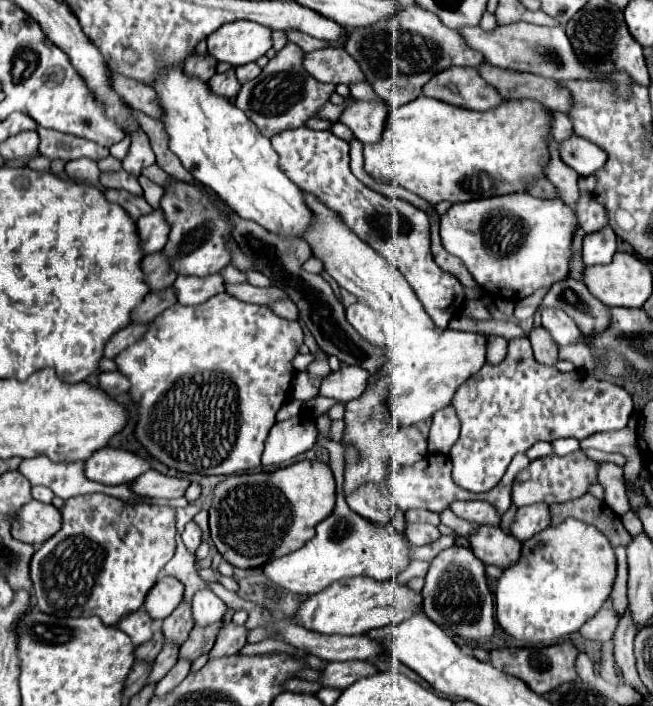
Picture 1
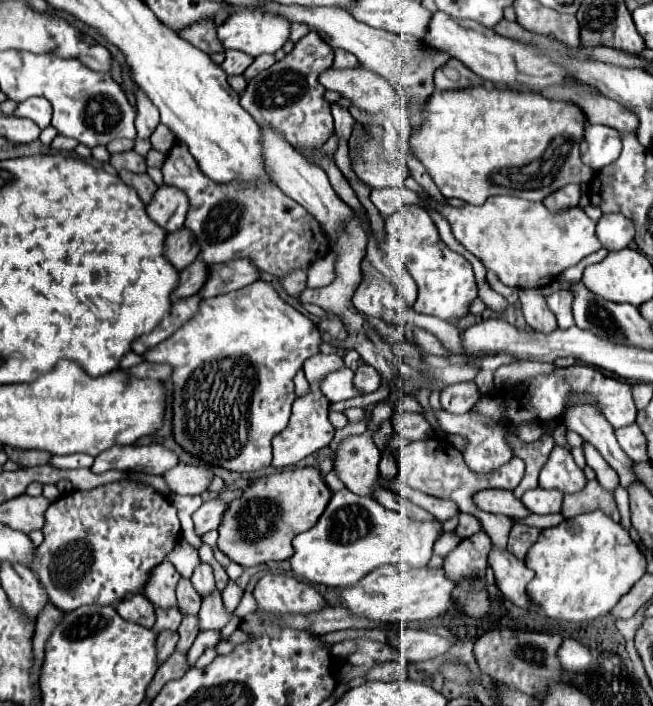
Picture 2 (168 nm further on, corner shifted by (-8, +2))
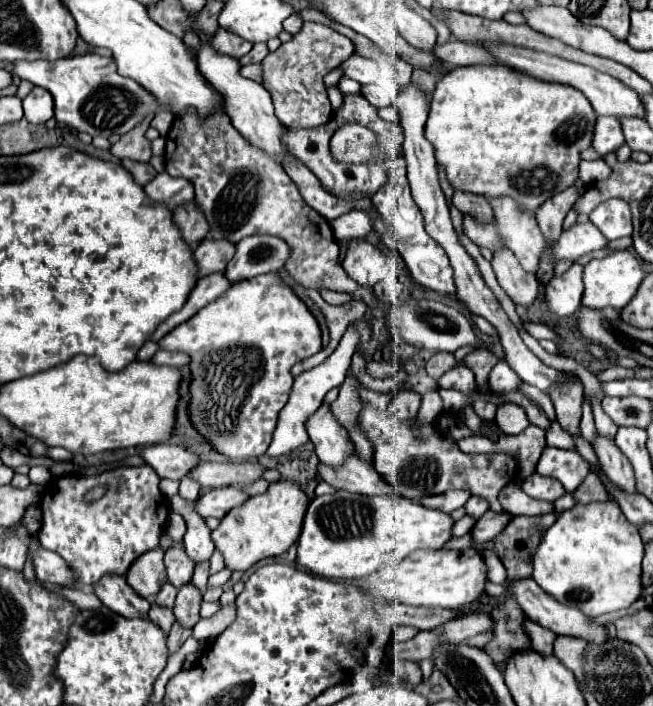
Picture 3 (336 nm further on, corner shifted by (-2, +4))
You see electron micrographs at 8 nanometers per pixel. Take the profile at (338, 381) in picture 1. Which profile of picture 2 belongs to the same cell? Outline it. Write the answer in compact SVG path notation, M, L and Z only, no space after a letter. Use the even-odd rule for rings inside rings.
M362 363L354 375L354 385L362 393L372 393L380 387L380 373L376 373L376 369L372 369L370 365Z

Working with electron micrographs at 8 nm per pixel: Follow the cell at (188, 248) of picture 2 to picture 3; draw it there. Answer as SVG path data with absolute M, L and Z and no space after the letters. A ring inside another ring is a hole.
M190 201L186 207L176 209L174 223L182 231L182 239L186 239L190 247L206 237L206 219L202 219L202 211L194 207L194 201Z

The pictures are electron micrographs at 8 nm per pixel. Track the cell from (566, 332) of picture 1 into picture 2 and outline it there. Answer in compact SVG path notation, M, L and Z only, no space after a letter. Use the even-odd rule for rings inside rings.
M560 289L560 291L552 293L548 297L548 307L556 315L560 329L568 329L568 327L574 325L574 317L572 317L572 293L568 293L568 289Z

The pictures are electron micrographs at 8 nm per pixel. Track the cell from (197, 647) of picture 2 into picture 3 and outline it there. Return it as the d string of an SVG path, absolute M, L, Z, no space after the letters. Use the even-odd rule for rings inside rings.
M222 607L214 617L210 619L200 619L194 629L192 629L192 637L202 641L202 639L214 639L218 637L236 617L236 607Z

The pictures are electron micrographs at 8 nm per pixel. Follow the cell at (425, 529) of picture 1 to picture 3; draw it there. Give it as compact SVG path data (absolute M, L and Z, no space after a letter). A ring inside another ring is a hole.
M354 453L354 459L346 463L346 467L330 469L330 467L320 467L320 475L326 483L334 485L336 489L344 489L350 493L358 495L396 495L396 491L382 479L374 467L370 467L366 461L358 459Z

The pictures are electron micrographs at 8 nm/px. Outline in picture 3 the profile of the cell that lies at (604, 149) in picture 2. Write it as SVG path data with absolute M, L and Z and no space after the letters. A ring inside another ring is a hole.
M598 117L592 137L592 147L598 155L606 155L624 145L624 135L616 117Z

